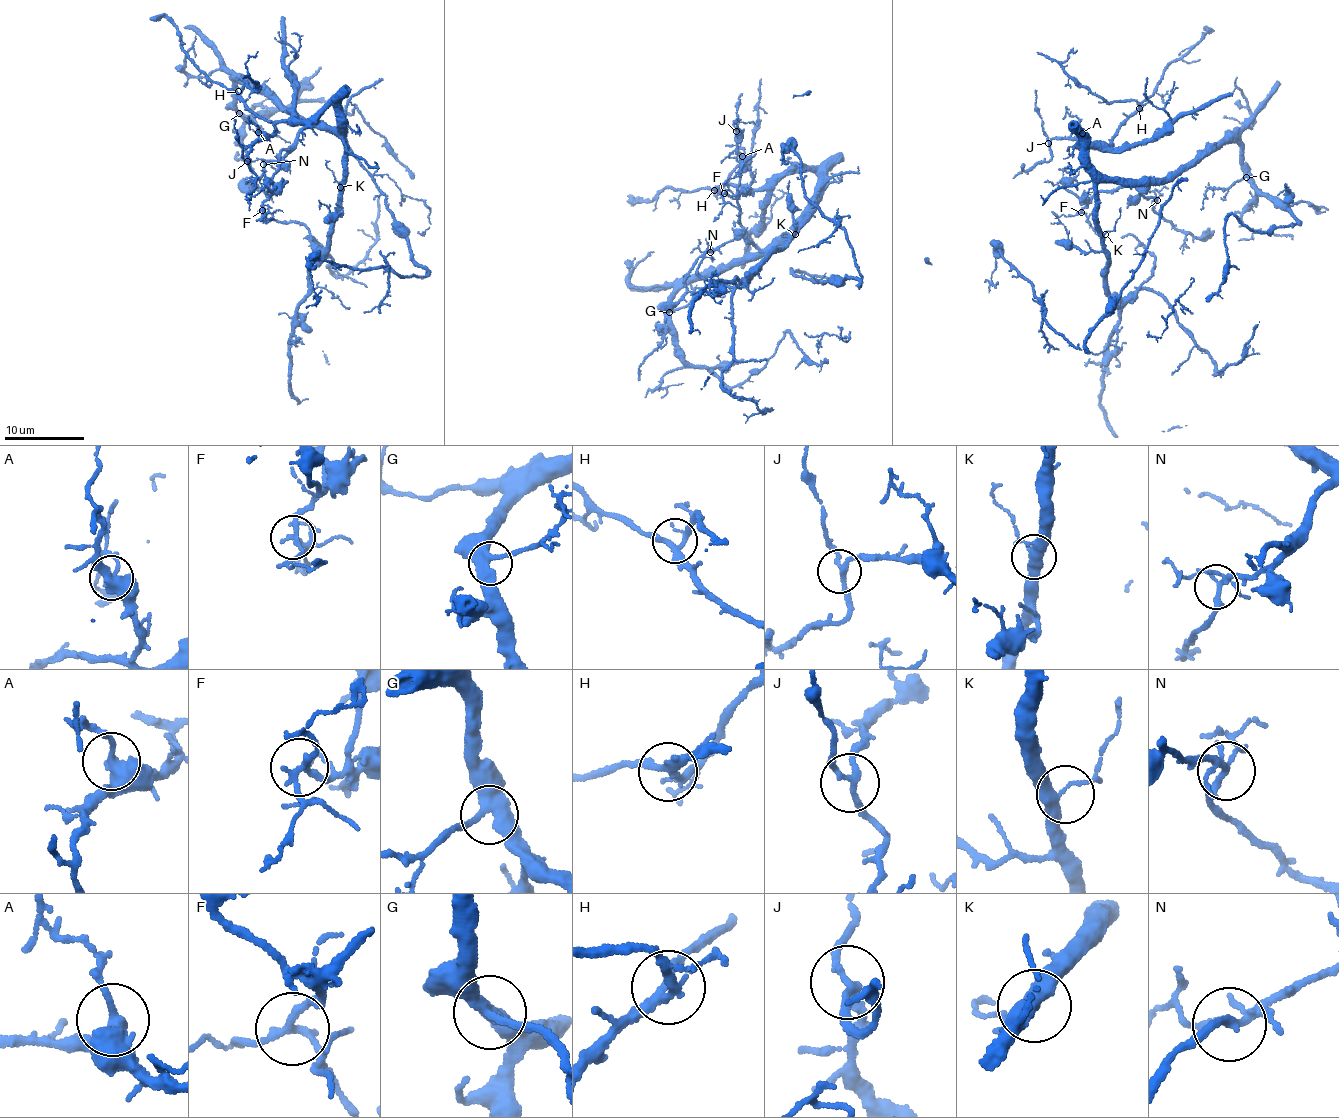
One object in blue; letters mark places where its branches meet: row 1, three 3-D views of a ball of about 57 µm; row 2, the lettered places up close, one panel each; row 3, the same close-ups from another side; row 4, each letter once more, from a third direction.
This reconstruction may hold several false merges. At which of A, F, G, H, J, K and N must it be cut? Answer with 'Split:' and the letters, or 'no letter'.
Split: no letter

